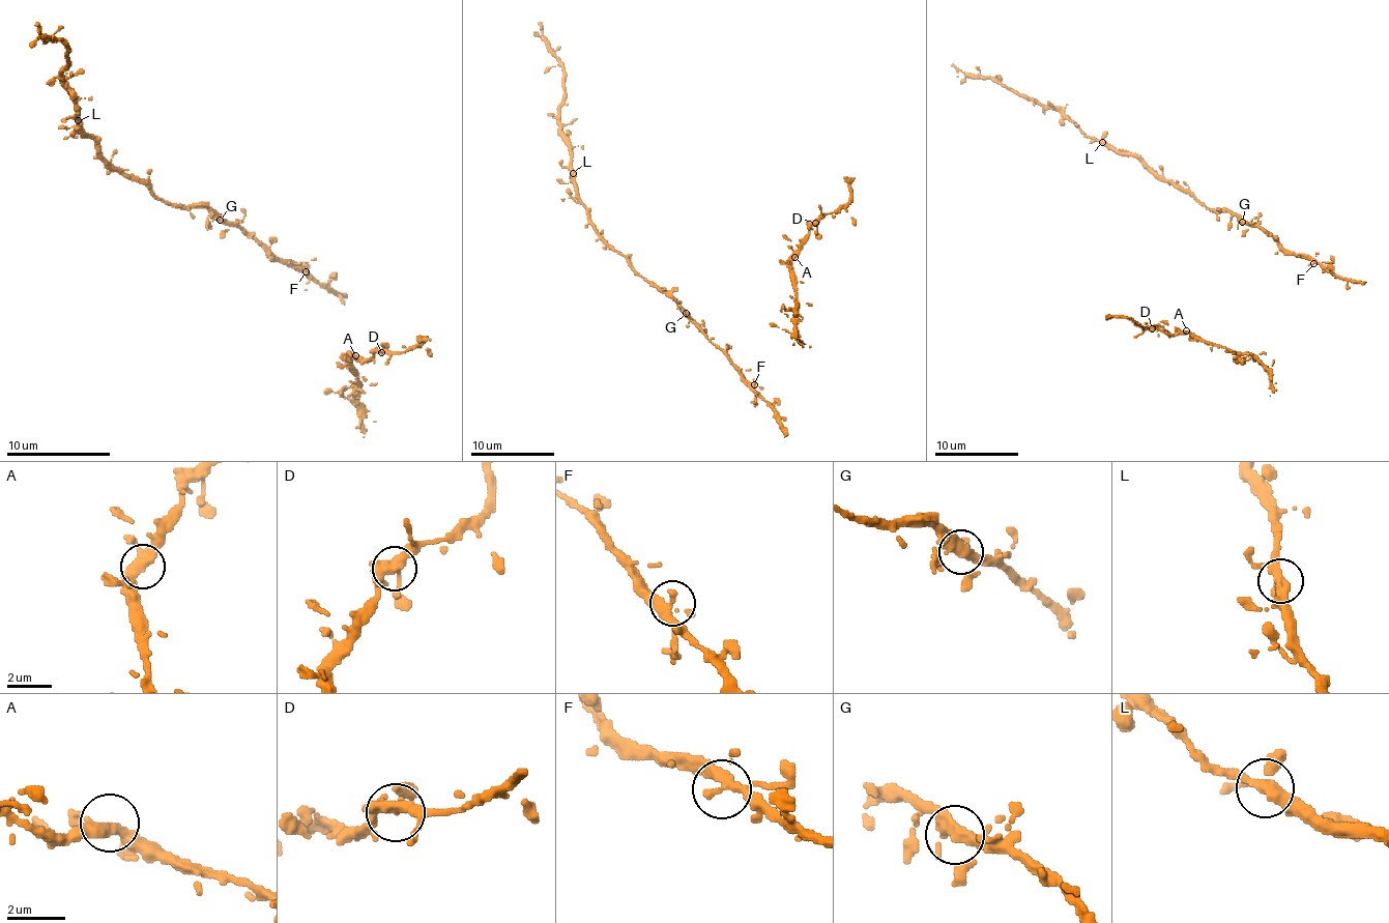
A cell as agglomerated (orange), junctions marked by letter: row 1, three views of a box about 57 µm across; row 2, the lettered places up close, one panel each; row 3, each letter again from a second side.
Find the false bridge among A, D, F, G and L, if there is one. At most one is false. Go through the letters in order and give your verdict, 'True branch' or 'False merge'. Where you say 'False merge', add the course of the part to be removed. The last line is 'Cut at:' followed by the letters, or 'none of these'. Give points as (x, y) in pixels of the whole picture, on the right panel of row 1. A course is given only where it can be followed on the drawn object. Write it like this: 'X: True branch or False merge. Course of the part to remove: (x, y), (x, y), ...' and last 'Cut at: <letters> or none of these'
A: True branch
D: True branch
F: True branch
G: True branch
L: True branch
Cut at: none of these

